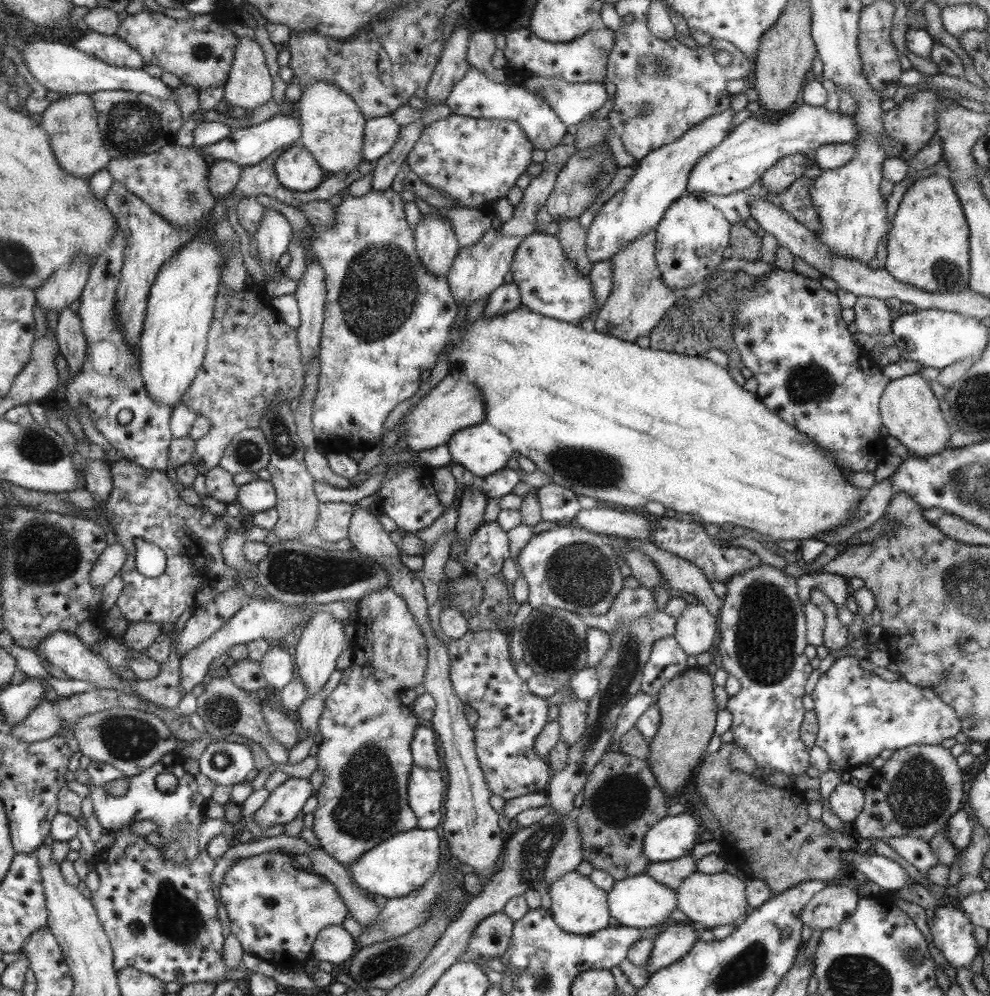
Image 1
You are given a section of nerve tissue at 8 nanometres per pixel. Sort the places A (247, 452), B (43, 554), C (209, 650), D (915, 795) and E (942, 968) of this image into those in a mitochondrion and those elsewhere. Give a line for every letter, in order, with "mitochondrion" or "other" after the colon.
A: mitochondrion
B: mitochondrion
C: other
D: mitochondrion
E: other

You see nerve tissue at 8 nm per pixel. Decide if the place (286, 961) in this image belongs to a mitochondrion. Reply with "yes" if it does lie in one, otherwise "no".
no

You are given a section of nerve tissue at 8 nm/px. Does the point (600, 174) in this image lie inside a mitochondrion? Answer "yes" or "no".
yes

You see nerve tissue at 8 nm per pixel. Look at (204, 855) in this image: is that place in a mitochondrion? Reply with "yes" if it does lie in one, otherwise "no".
no

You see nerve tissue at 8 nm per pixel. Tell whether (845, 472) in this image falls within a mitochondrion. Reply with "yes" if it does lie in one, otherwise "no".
no

